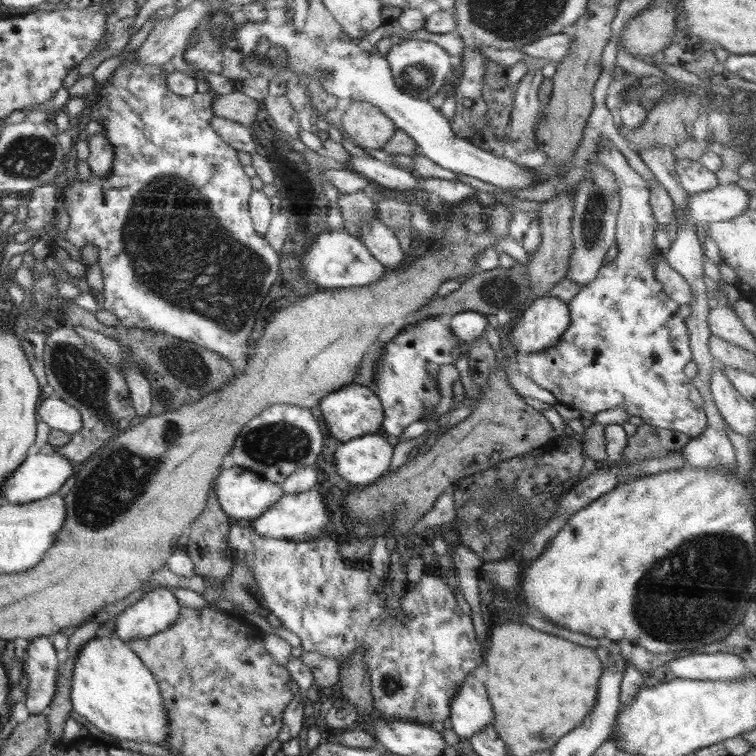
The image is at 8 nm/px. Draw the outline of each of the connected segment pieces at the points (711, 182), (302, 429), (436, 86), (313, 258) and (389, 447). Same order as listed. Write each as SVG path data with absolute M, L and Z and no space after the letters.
M682 159L675 162L674 168L680 183L690 195L716 188L719 185L716 174L707 170L700 160Z
M274 404L255 416L239 432L231 451L224 457L223 468L244 466L270 482L281 483L299 468L312 466L322 452L324 438L314 412L290 404Z
M400 39L399 43L391 46L385 57L398 89L426 101L442 89L445 80L454 68L452 56L442 46L431 41Z
M330 229L318 234L318 238L303 254L303 268L306 280L317 284L323 290L372 285L388 271L386 266L370 254L360 238L350 236L347 230L334 232Z
M369 434L330 450L336 472L353 486L372 484L388 471L394 445L384 437Z

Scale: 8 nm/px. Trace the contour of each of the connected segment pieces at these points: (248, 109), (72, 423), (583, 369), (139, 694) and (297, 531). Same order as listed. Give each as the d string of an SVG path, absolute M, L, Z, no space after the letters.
M237 90L230 94L216 95L212 100L212 111L216 117L223 117L244 126L252 126L263 108L263 102L249 98Z
M54 394L44 399L38 408L37 415L52 429L66 431L71 435L82 428L83 420L79 410Z
M596 136L598 139L598 152L594 158L606 166L606 170L610 170L616 178L620 189L621 205L617 216L617 227L615 231L615 242L618 243L618 254L613 261L606 263L598 271L596 278L586 286L580 289L580 292L576 296L567 302L570 309L571 321L570 326L562 334L560 341L556 345L546 349L542 353L522 353L517 354L517 369L526 377L530 378L532 382L536 383L542 388L546 388L552 392L556 397L557 402L563 403L567 407L577 408L580 411L591 412L597 415L603 410L610 410L614 407L622 407L627 410L629 416L638 416L644 423L651 424L652 426L658 427L659 429L670 429L673 431L679 431L680 433L687 434L689 437L697 437L707 425L707 416L704 410L704 401L702 400L701 394L698 392L698 388L694 387L691 380L684 374L683 368L691 362L691 348L689 341L689 330L685 324L685 321L681 319L679 314L680 305L672 300L664 291L662 283L656 280L654 276L653 262L657 260L657 247L654 241L654 233L660 230L659 222L654 218L651 204L649 203L650 191L649 184L642 180L642 178L632 170L627 162L627 159L623 154L614 147L614 143L604 139L604 137Z
M114 634L86 642L72 669L71 706L102 732L118 739L144 741L167 747L170 721L151 670Z
M315 485L306 492L296 494L285 494L275 505L270 506L268 510L260 514L259 517L246 521L251 525L251 529L262 536L268 538L284 539L294 542L302 542L309 539L318 538L318 534L322 534L324 526L330 520L332 510L326 507L326 501L322 495L318 493L318 485Z

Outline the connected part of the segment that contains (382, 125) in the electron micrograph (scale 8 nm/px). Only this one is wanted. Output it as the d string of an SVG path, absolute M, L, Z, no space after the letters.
M354 101L342 113L342 129L358 147L382 149L397 132L394 122L376 106Z

